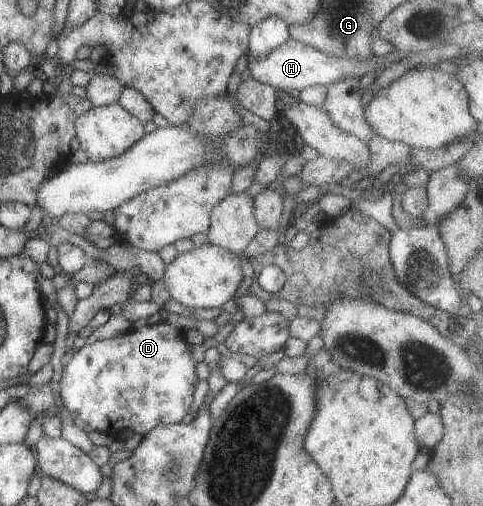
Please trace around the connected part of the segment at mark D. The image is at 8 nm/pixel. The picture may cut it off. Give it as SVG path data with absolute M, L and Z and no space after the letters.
M163 320L141 328L131 327L113 338L82 345L66 366L62 366L59 380L62 406L70 412L73 423L79 429L84 432L106 432L113 439L126 428L142 435L157 424L178 423L182 416L190 412L188 408L192 393L199 381L194 371L195 362L190 357L190 347L185 339L185 331L173 328Z

